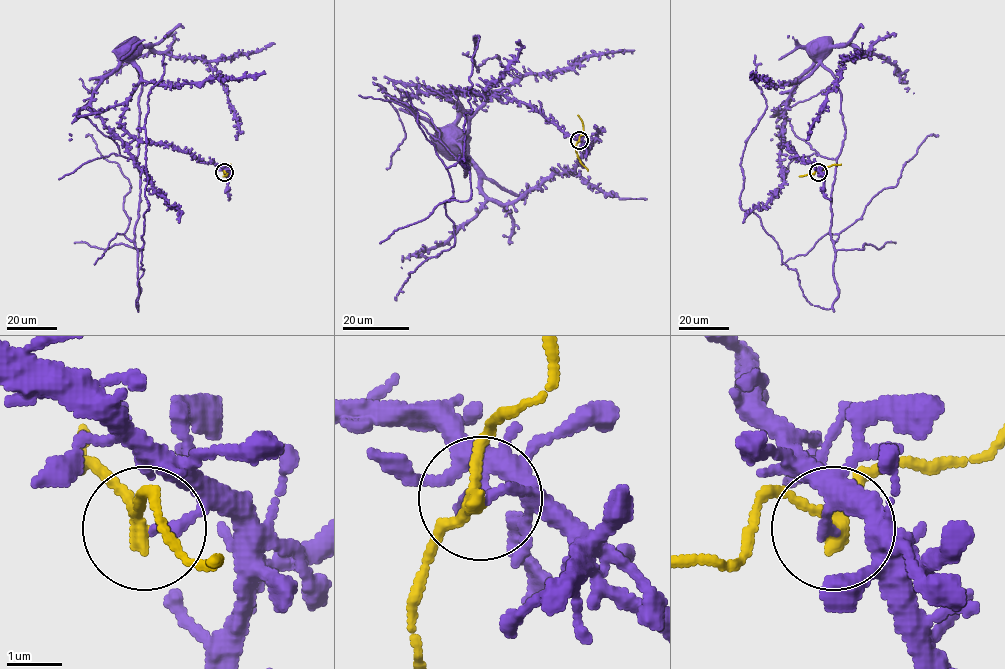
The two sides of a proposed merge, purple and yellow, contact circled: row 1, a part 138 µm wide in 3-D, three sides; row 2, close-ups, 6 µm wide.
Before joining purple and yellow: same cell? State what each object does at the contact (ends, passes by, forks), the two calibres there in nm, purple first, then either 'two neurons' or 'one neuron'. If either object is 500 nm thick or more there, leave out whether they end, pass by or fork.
purple ends; yellow passes by; calibres 170 and 240 nm; two neurons

